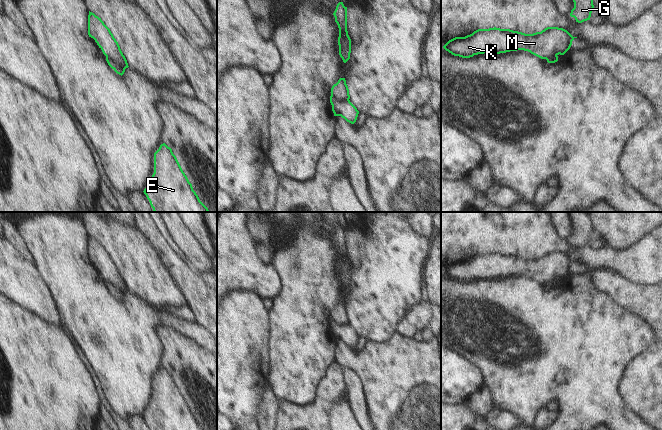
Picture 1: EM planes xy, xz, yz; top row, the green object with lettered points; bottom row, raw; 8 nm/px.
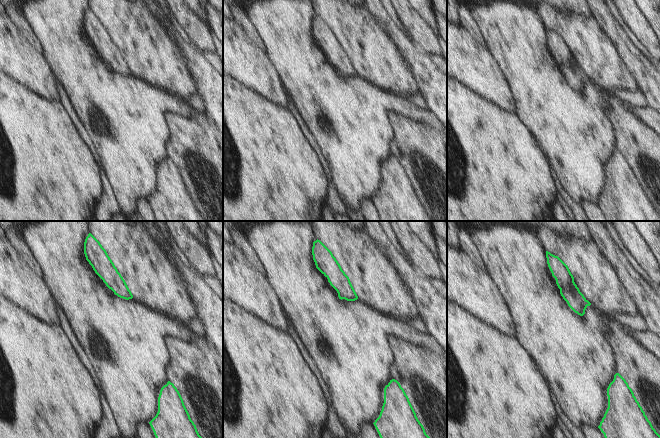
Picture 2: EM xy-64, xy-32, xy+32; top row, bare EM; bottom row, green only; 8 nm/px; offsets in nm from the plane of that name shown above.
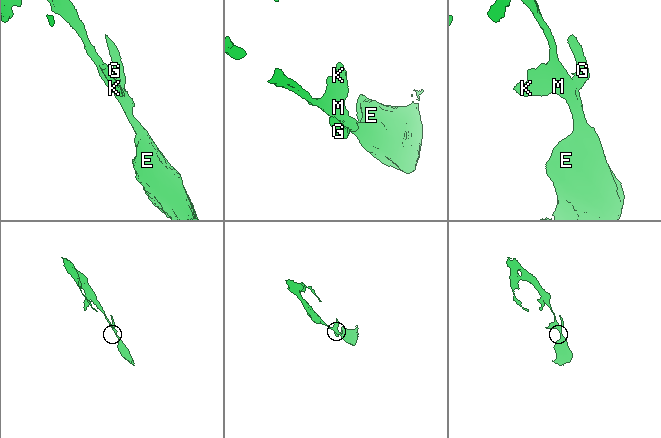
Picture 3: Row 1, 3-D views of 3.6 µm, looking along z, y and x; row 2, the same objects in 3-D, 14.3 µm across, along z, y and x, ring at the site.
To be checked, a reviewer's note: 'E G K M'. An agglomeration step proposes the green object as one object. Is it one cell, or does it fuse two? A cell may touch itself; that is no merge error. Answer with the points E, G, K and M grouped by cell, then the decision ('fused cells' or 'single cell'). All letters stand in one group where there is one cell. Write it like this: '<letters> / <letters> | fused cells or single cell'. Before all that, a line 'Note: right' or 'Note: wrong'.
Note: wrong
E / G K M | fused cells

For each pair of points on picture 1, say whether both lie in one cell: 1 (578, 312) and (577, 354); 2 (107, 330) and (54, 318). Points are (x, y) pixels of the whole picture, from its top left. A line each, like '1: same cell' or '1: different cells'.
1: same cell
2: different cells

